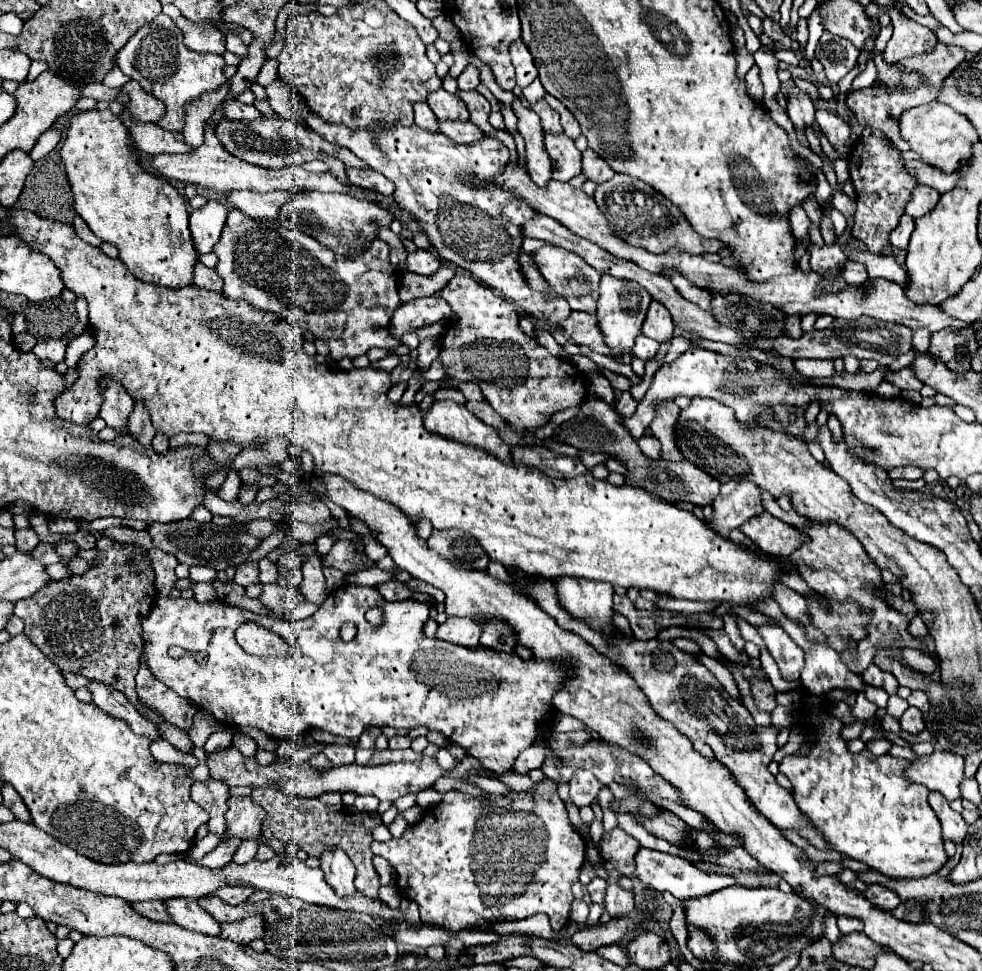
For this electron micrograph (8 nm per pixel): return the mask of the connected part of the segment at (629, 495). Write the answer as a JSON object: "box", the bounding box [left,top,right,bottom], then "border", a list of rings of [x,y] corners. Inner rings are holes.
{"box":[8,209,782,609],"border":[[[10,209],[8,215],[10,215],[12,223],[14,223],[12,233],[16,233],[22,241],[26,241],[32,249],[46,253],[54,261],[54,265],[62,271],[62,281],[64,281],[66,289],[74,291],[78,297],[86,297],[86,301],[88,301],[88,317],[90,317],[92,333],[96,337],[96,345],[86,355],[82,355],[82,359],[78,361],[80,377],[76,379],[76,383],[70,387],[70,391],[66,391],[64,395],[60,395],[56,399],[56,413],[64,421],[72,421],[76,425],[88,425],[90,421],[94,421],[98,417],[100,405],[104,401],[102,391],[98,391],[98,383],[96,381],[102,375],[112,375],[114,379],[118,379],[126,387],[126,391],[134,399],[142,399],[146,403],[146,407],[148,407],[148,411],[152,415],[154,429],[158,433],[164,433],[164,435],[172,437],[172,435],[178,435],[178,433],[184,433],[184,431],[186,433],[200,431],[200,433],[206,433],[208,437],[214,437],[216,441],[232,441],[232,443],[238,443],[242,447],[250,447],[254,441],[260,441],[260,439],[268,441],[268,439],[272,439],[276,435],[284,435],[292,443],[298,443],[300,447],[304,447],[306,451],[310,451],[314,455],[314,467],[316,469],[320,469],[324,473],[340,475],[346,481],[354,483],[358,489],[368,491],[368,493],[376,495],[378,499],[386,499],[386,501],[394,503],[414,523],[420,521],[420,519],[430,519],[434,529],[460,529],[460,531],[466,531],[466,533],[474,535],[480,541],[480,545],[486,549],[490,559],[496,559],[496,561],[500,561],[506,567],[516,565],[522,571],[528,571],[530,575],[534,575],[534,573],[536,575],[546,575],[548,579],[554,579],[554,577],[560,577],[560,575],[584,577],[584,579],[592,579],[592,581],[608,581],[612,585],[622,585],[626,589],[628,587],[640,587],[640,589],[648,587],[648,589],[652,589],[656,593],[668,593],[674,599],[720,601],[720,603],[726,603],[726,605],[742,605],[742,607],[748,607],[748,609],[756,609],[754,603],[770,597],[770,587],[774,583],[780,583],[778,571],[780,571],[780,561],[782,559],[774,561],[770,557],[756,555],[754,551],[748,551],[748,549],[744,549],[744,547],[740,547],[740,545],[736,545],[736,543],[732,543],[728,539],[718,537],[712,529],[708,529],[704,525],[704,521],[696,519],[692,513],[680,511],[672,503],[668,503],[664,499],[658,499],[656,495],[650,495],[648,491],[642,491],[640,487],[632,487],[632,485],[616,487],[616,485],[612,485],[608,481],[600,481],[600,479],[592,477],[592,473],[586,473],[582,477],[572,477],[572,479],[550,479],[548,475],[542,475],[542,471],[538,471],[536,467],[526,467],[524,463],[514,463],[514,461],[502,463],[498,457],[490,455],[490,451],[482,451],[478,447],[466,447],[464,443],[450,441],[450,439],[446,439],[442,435],[434,435],[434,433],[426,431],[426,427],[422,423],[422,413],[420,413],[416,403],[402,405],[402,403],[392,403],[388,399],[388,391],[392,387],[392,379],[390,379],[388,371],[380,371],[380,369],[374,369],[374,367],[350,369],[350,371],[342,371],[342,369],[330,367],[330,371],[328,371],[326,365],[318,363],[314,357],[304,353],[304,349],[302,349],[302,343],[304,343],[302,331],[298,333],[298,327],[278,319],[276,315],[270,315],[270,311],[258,311],[256,307],[250,307],[250,303],[242,303],[238,299],[226,297],[224,293],[200,289],[196,285],[186,285],[182,289],[162,289],[162,287],[158,287],[154,283],[140,281],[126,269],[126,265],[120,259],[110,259],[106,253],[102,253],[100,247],[90,247],[88,243],[84,243],[76,235],[72,225],[50,221],[50,219],[40,219],[38,215],[34,215],[30,211]]]}

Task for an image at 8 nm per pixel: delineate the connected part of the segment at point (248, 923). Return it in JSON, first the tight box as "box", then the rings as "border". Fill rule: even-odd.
{"box":[222,915,264,945],"border":[[[261,915],[222,925],[222,939],[230,939],[242,945],[248,945],[254,939],[262,939],[262,935],[264,935],[264,918]]]}

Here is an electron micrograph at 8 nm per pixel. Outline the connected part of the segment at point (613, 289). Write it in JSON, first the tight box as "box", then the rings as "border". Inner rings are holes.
{"box":[596,275,652,359],"border":[[[602,275],[596,319],[598,319],[598,329],[604,335],[604,343],[612,349],[610,355],[614,359],[618,359],[622,353],[630,353],[630,349],[634,347],[634,339],[640,335],[640,327],[646,317],[646,309],[648,309],[650,301],[652,301],[650,293],[644,287],[640,287],[638,283],[632,283],[626,279],[616,279],[612,275]]]}

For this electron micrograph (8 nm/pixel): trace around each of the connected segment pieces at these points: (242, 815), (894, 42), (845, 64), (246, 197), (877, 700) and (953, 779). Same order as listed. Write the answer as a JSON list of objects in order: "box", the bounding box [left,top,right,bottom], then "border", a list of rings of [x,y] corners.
[{"box":[224,797,264,841],"border":[[[230,797],[224,839],[232,837],[238,837],[242,841],[258,839],[262,831],[262,819],[264,819],[262,807],[252,803],[248,797]]]},{"box":[880,7,938,63],"border":[[[880,7],[884,13],[890,15],[894,35],[888,41],[888,47],[884,49],[884,59],[890,63],[896,63],[902,57],[910,57],[916,53],[922,53],[930,49],[934,43],[938,43],[936,35],[914,21],[910,21],[904,13],[900,13],[896,7]]]},{"box":[816,31,860,83],"border":[[[828,31],[822,33],[822,41],[816,47],[816,59],[824,65],[830,83],[838,83],[848,71],[854,69],[860,51],[846,39]]]},{"box":[226,191,294,219],"border":[[[230,191],[226,193],[226,205],[230,209],[238,209],[252,219],[278,219],[278,209],[284,205],[294,193],[288,191]]]},{"box":[762,599,888,708],"border":[[[770,599],[770,603],[766,603],[766,607],[762,607],[762,615],[774,619],[774,621],[790,635],[790,639],[792,639],[798,647],[802,647],[802,651],[804,651],[804,655],[806,655],[806,665],[804,665],[804,669],[802,669],[800,681],[802,681],[802,685],[804,685],[804,689],[806,689],[808,693],[822,697],[822,695],[828,695],[828,693],[830,693],[832,689],[836,689],[836,687],[840,687],[840,689],[854,689],[854,691],[862,691],[870,703],[878,705],[879,708],[886,707],[886,703],[888,703],[888,693],[886,693],[884,689],[872,687],[872,685],[864,683],[862,677],[850,673],[850,671],[840,663],[840,655],[838,655],[834,649],[830,649],[826,643],[818,643],[818,641],[806,639],[806,631],[802,631],[802,627],[798,627],[798,623],[790,623],[790,619],[786,619],[786,617],[782,615],[782,611],[780,611],[780,607],[778,607],[778,603],[776,603],[774,599]]]},{"box":[904,751,964,801],"border":[[[934,751],[916,757],[904,771],[904,777],[922,783],[930,791],[942,793],[948,801],[960,797],[960,781],[964,779],[964,759],[948,751]]]}]

